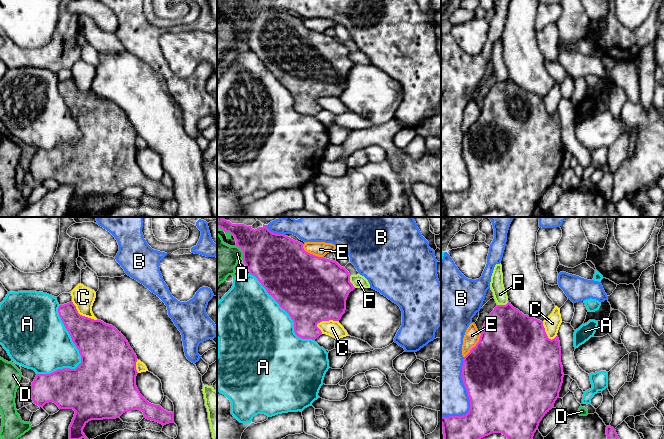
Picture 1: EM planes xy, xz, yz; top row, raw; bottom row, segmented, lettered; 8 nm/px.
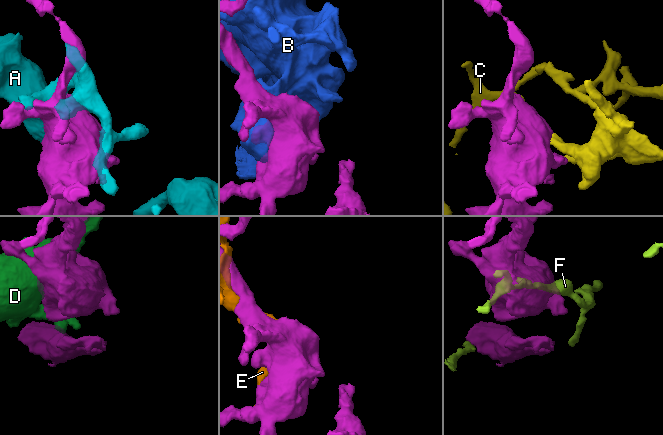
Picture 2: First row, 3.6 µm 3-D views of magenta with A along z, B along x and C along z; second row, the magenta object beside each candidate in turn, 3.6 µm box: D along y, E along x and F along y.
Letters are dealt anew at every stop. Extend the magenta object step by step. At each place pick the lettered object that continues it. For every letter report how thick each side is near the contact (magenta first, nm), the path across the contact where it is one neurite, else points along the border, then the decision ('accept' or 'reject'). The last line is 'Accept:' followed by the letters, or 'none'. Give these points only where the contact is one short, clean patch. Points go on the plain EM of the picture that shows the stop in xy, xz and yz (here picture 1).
A: 440/360 nm | reject
B: 500/380 nm | reject
C: 500/130 nm | reject
D: 400/300 nm | reject
E: 500/120 nm | reject
F: 480/110 nm | reject
Accept: none

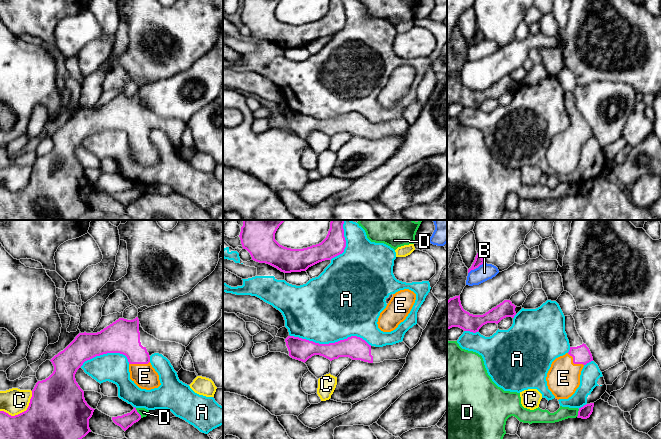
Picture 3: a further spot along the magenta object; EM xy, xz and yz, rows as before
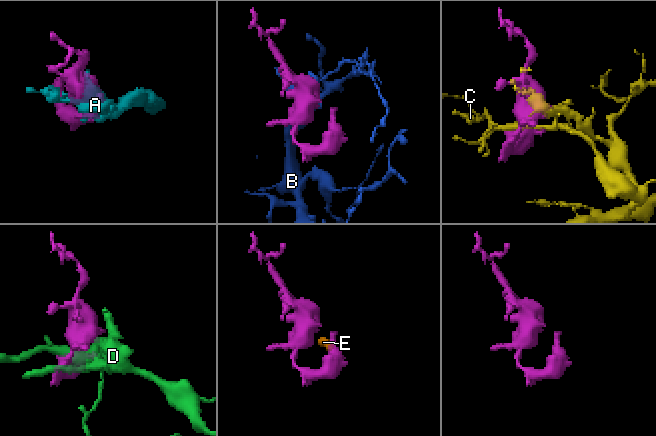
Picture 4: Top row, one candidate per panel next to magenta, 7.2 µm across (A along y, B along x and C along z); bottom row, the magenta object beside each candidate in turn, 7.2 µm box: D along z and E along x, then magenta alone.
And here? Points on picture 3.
A: 180/480 nm | reject
B: 70/140 nm | reject
C: 500/220 nm | reject
D: 120/70 nm | along xy (135, 184), (141, 193) | reject
E: 150/280 nm | across yz (581, 130), (573, 138), (565, 146), (563, 154) | accept
Accept: E

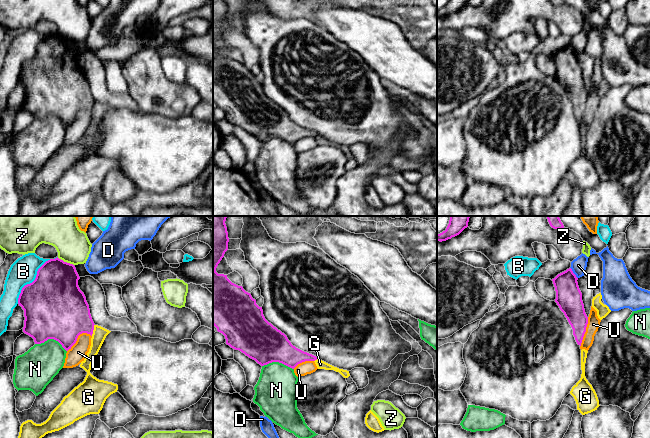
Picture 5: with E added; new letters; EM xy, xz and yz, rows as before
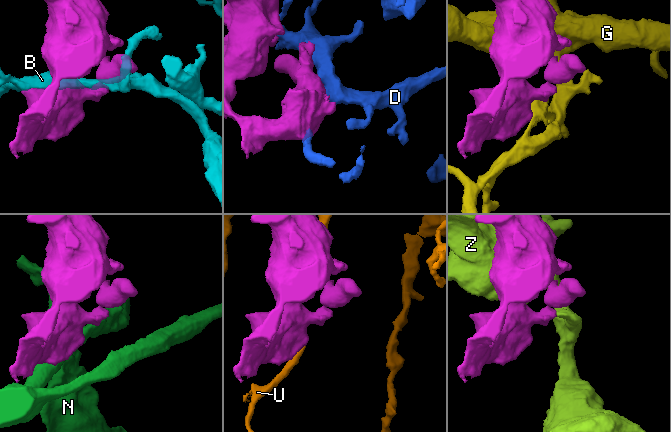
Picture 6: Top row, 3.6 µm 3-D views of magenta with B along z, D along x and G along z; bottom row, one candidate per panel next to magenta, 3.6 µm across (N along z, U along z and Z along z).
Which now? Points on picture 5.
B: 480/220 nm | reject
D: 200/120 nm | reject
G: 380/110 nm | along xy (94, 100), (91, 111) | reject
N: 500/300 nm | reject
U: 460/140 nm | reject
Z: 380/280 nm | reject
Accept: none

